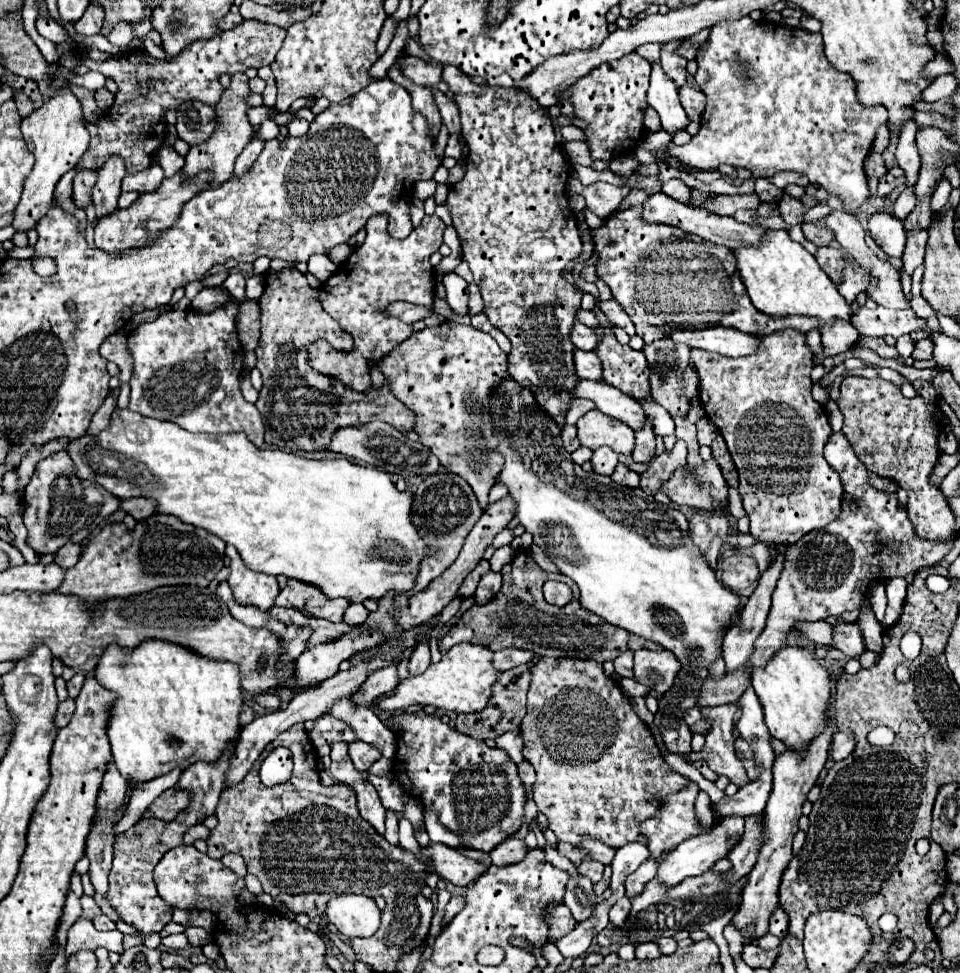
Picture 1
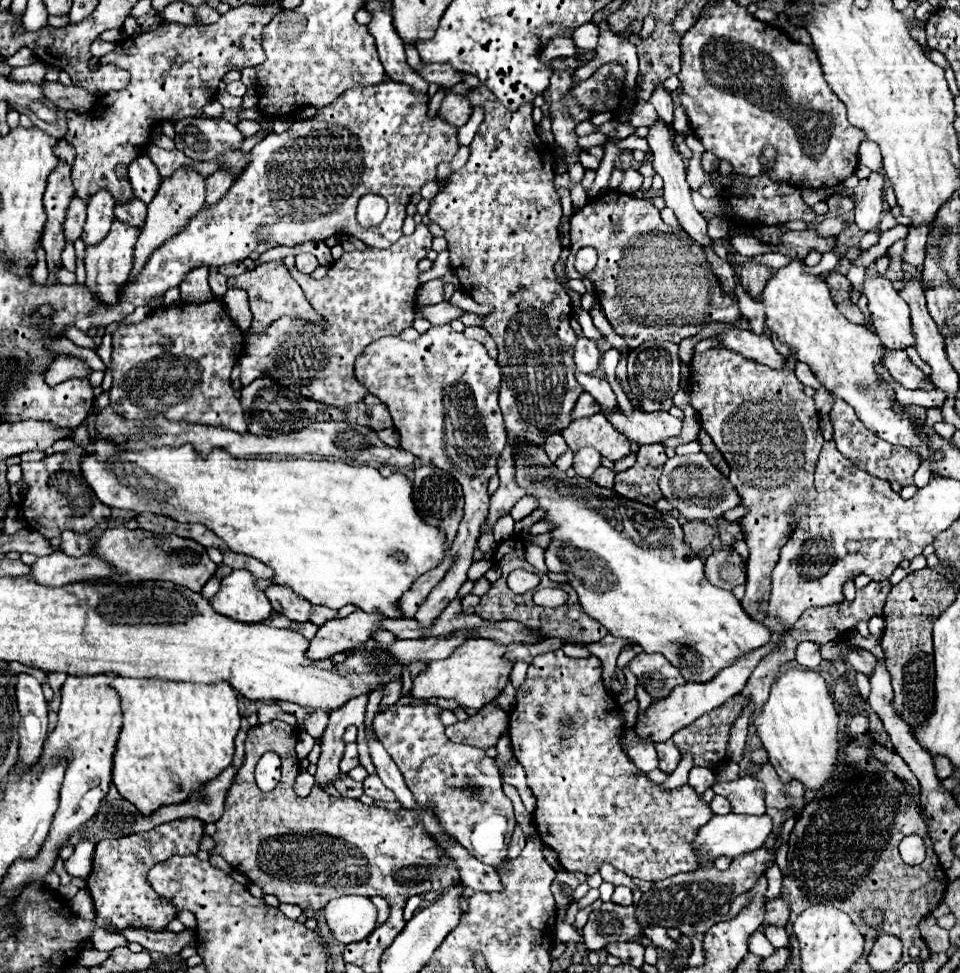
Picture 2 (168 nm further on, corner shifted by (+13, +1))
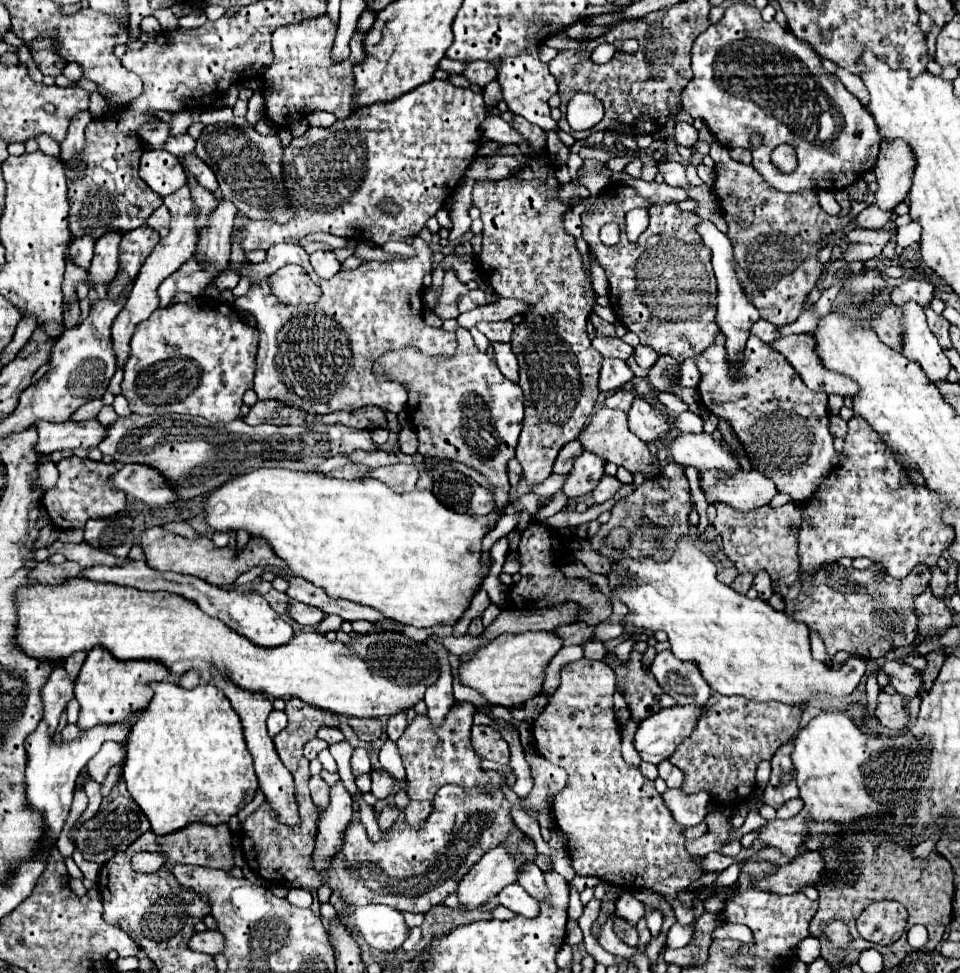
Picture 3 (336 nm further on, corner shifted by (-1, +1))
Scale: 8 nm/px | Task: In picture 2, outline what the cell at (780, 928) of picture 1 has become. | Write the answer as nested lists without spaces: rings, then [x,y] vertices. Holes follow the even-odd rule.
[[[764,927],[764,935],[766,935],[766,939],[768,939],[776,949],[780,949],[780,947],[790,947],[790,937],[788,937],[788,933],[786,933],[784,929],[780,929],[780,927]]]

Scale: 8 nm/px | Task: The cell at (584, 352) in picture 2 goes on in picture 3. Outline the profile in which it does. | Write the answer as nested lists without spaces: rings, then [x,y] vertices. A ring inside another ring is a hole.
[[[604,357],[602,359],[602,369],[600,369],[600,381],[598,387],[600,391],[614,391],[628,383],[632,379],[632,371],[626,365],[626,361],[616,359],[616,357]]]

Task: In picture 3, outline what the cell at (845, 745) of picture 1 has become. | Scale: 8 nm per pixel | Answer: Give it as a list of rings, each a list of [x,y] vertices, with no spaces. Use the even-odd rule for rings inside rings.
[[[880,693],[878,697],[878,709],[876,709],[876,717],[880,721],[880,725],[884,729],[890,729],[890,731],[898,731],[906,725],[906,713],[904,713],[904,705],[902,705],[902,699],[896,695],[886,695],[886,693]]]

